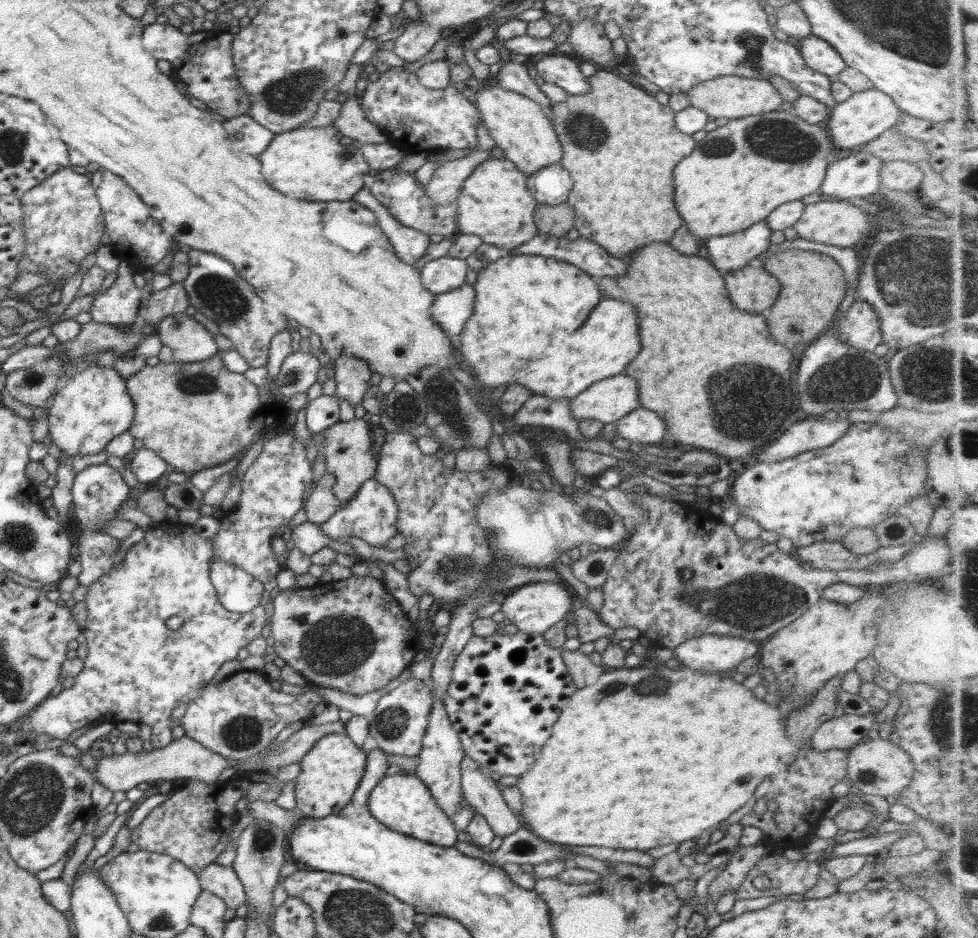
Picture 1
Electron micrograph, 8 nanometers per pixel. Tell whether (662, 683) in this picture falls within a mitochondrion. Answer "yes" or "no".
yes

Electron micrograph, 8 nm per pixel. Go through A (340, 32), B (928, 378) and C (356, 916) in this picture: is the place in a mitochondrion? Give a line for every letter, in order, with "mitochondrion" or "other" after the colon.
A: mitochondrion
B: mitochondrion
C: mitochondrion

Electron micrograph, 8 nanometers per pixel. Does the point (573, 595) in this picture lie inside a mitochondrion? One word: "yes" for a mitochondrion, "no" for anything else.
no

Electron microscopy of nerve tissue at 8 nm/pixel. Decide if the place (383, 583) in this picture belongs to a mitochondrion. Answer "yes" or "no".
no

